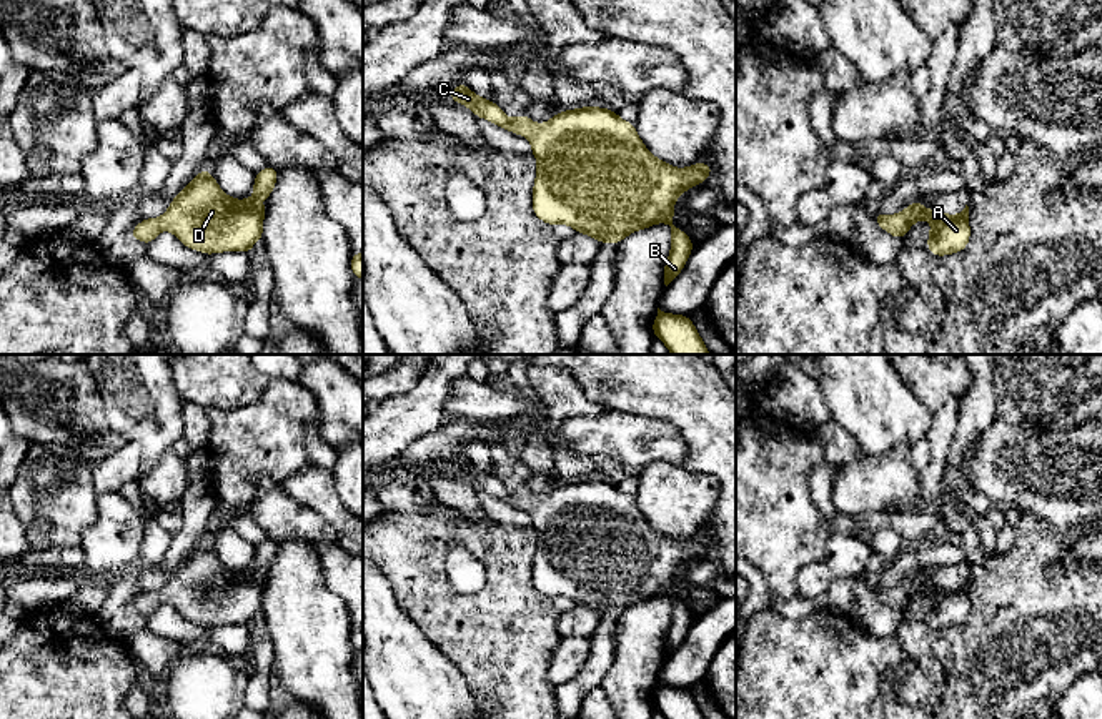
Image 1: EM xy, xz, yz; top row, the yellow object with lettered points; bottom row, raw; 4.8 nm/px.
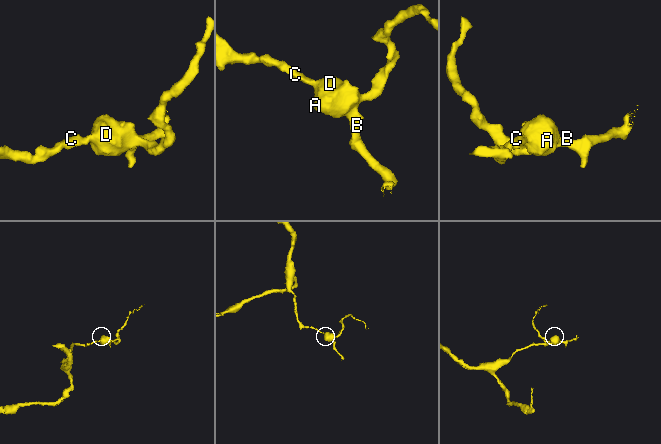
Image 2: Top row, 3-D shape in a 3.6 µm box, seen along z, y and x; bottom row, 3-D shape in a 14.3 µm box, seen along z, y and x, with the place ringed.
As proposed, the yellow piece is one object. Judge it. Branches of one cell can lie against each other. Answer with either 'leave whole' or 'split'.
leave whole

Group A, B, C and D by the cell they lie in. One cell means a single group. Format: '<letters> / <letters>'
A B C D

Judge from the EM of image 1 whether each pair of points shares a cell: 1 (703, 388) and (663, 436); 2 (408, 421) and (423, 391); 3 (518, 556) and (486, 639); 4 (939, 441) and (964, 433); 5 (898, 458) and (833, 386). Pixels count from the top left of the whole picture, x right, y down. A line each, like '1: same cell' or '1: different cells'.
1: different cells
2: same cell
3: same cell
4: different cells
5: different cells

